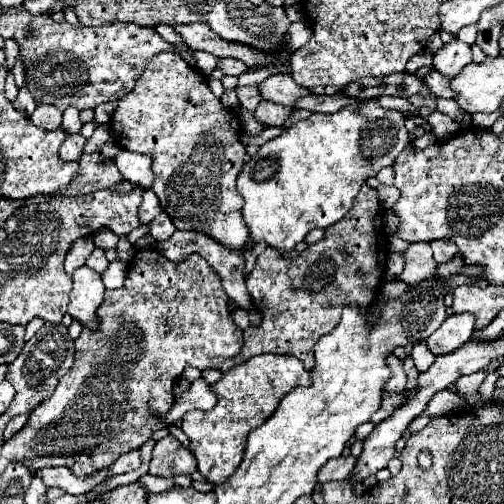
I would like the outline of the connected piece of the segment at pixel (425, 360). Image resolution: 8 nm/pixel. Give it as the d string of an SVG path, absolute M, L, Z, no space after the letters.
M418 340L418 342L414 344L410 356L412 356L412 360L414 360L414 364L416 364L416 368L418 368L418 372L420 373L428 370L436 358L436 356L426 348L426 344L424 344L422 340Z

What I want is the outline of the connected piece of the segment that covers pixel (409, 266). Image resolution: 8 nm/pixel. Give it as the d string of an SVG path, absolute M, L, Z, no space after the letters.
M426 242L410 244L408 262L406 262L406 266L404 266L402 280L404 280L406 284L414 286L414 284L426 282L434 272L436 272L436 262L434 262L434 258L432 258L430 246L428 246Z

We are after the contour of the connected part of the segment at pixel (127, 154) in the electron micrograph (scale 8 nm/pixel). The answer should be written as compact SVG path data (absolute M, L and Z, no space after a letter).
M120 150L120 154L114 158L120 174L136 184L142 184L142 188L150 188L154 176L150 172L150 156L136 154L130 150Z

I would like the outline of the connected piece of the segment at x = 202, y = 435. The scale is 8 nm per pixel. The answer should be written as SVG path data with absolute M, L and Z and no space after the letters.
M278 354L254 356L242 366L222 374L222 378L214 384L214 392L218 398L216 406L208 412L188 412L180 424L190 440L190 452L198 460L200 474L212 484L224 482L242 460L248 432L262 426L288 392L298 386L308 386L310 382L312 376L308 370L304 370L298 358Z

